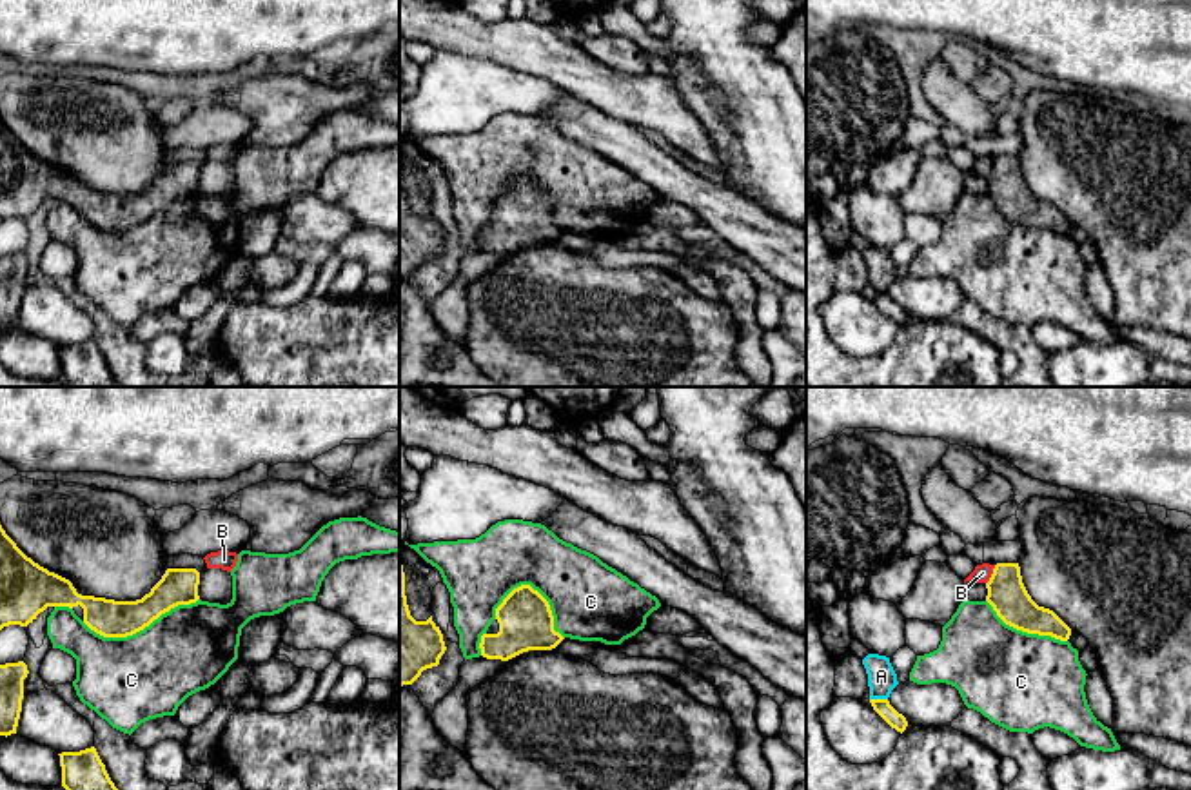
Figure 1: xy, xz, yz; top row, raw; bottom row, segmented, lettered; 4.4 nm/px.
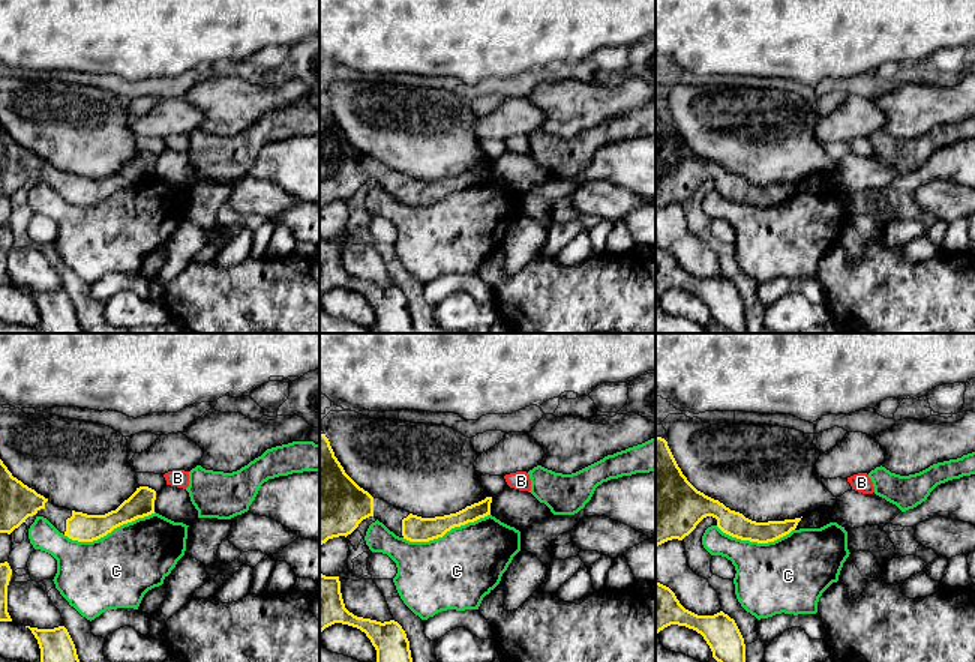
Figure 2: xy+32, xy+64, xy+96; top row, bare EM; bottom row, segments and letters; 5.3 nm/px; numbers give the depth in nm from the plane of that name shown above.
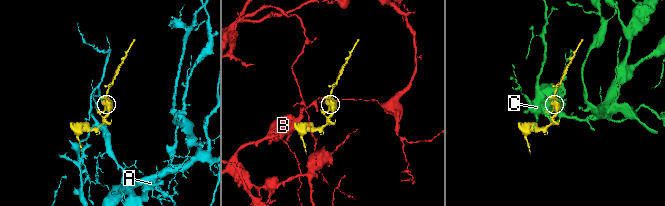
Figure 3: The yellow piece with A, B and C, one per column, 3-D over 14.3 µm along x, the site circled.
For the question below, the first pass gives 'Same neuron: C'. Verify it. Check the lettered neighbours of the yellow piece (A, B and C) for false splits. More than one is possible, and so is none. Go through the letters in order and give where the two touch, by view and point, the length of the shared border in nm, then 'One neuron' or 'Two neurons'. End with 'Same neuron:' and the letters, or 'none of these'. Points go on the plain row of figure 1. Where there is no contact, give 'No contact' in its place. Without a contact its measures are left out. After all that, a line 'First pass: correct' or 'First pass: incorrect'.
A: Touches yellow at yz (879, 293). Shared border 80 nm. Two neurons
B: Touches yellow at yz (992, 167). Shared border 100 nm. Two neurons
C: Touches yellow at xy (140, 222). Shared border 550 nm. Two neurons
Same neuron: none of these
First pass: incorrect

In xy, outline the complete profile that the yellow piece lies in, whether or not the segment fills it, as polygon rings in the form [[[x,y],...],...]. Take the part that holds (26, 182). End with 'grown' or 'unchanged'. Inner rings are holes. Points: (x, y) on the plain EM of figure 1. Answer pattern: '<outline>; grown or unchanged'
[[[0,118],[0,223],[27,220],[47,200],[82,200],[84,216],[103,231],[127,231],[149,220],[178,198],[198,189],[196,162],[167,162],[162,173],[136,194],[82,189],[73,176],[27,151]]]; unchanged

